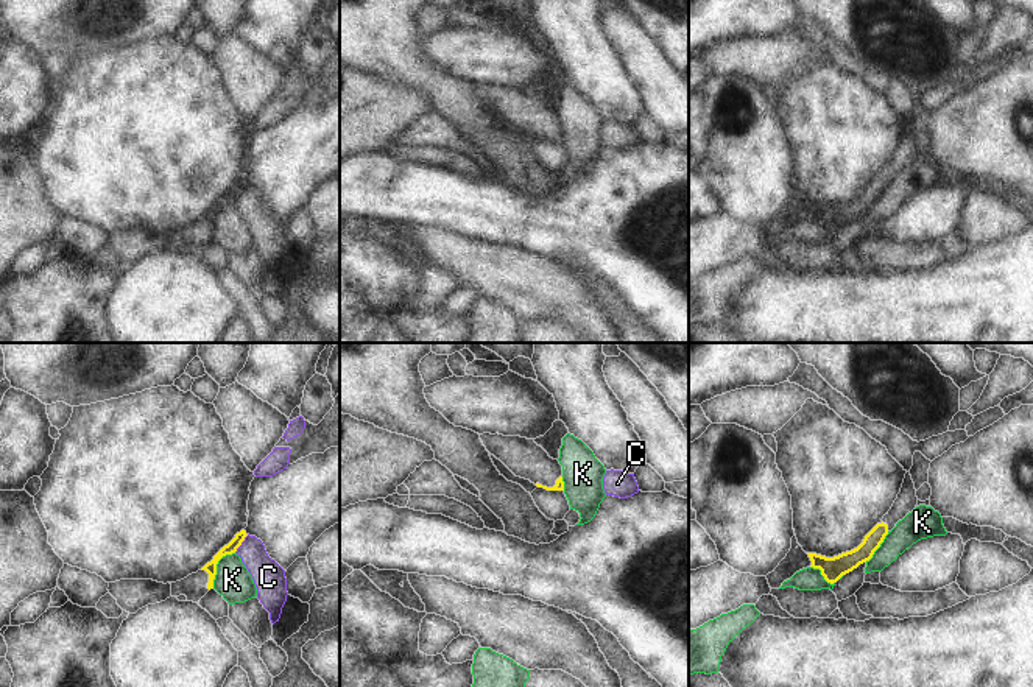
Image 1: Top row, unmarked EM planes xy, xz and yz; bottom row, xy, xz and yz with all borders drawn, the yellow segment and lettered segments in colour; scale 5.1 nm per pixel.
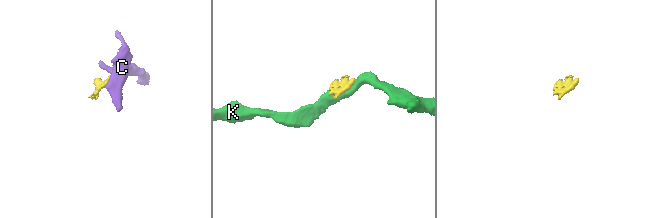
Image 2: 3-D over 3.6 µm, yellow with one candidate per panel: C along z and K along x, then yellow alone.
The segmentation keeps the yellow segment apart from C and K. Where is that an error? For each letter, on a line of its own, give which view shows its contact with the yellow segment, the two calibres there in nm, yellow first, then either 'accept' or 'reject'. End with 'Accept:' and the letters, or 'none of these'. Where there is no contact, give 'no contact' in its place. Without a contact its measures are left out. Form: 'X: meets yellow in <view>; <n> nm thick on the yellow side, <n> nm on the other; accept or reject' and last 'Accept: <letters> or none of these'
C: meets yellow in xy; 60 nm thick on the yellow side, 160 nm on the other; reject
K: meets yellow in xy; 60 nm thick on the yellow side, 190 nm on the other; reject
Accept: none of these

